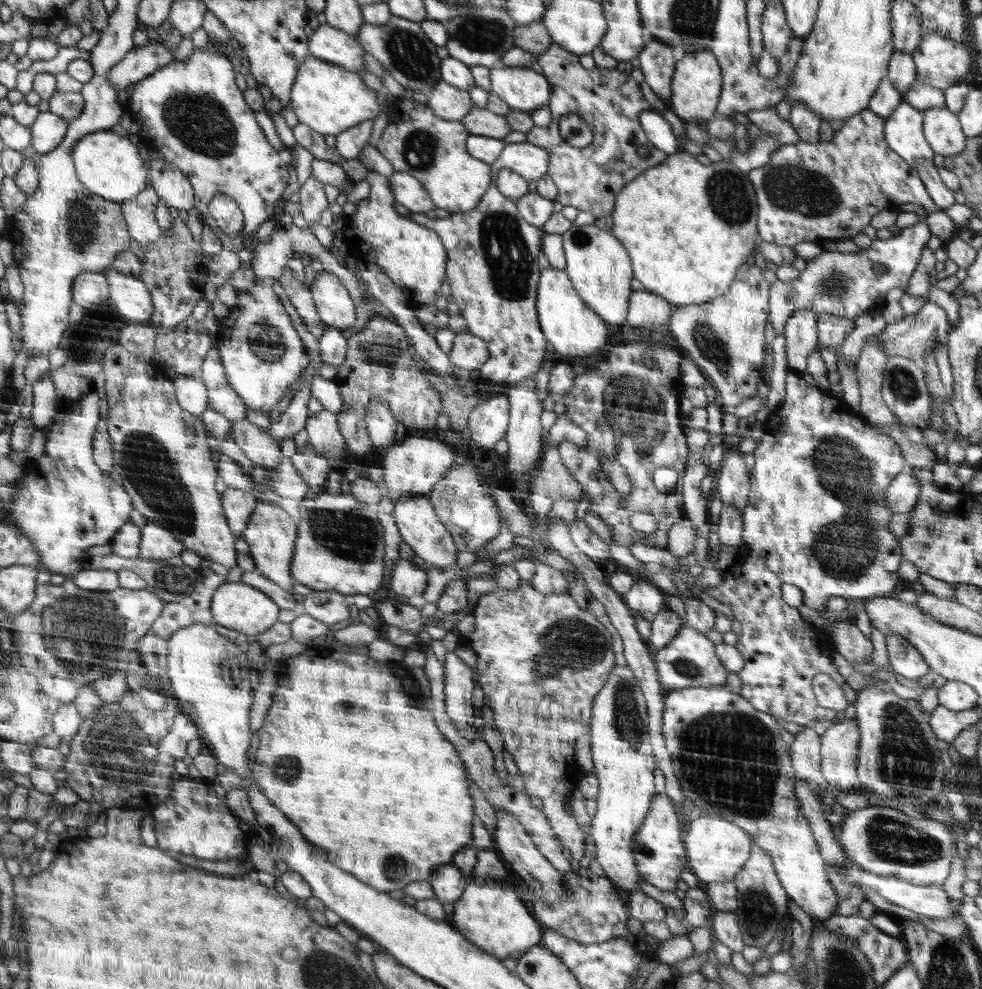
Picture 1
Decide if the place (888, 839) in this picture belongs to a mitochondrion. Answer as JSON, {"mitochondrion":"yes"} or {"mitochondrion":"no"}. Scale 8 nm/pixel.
{"mitochondrion":"yes"}

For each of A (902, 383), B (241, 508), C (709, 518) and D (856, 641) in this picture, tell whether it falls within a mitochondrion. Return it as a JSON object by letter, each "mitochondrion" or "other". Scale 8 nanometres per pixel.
{"A":"mitochondrion","B":"other","C":"other","D":"other"}

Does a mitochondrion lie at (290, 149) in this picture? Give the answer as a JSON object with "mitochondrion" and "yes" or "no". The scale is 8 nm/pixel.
{"mitochondrion":"no"}

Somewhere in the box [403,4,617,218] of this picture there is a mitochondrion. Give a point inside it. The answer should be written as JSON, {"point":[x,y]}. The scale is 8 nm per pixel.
{"point":[482,35]}

